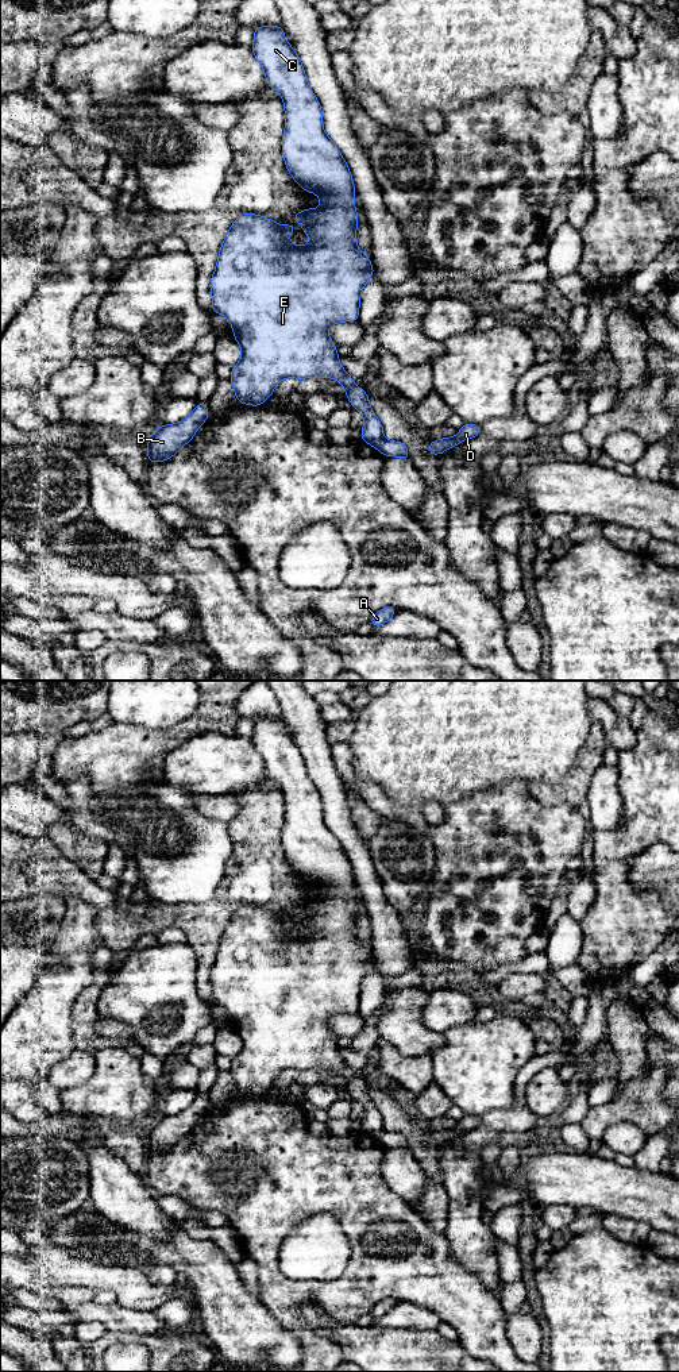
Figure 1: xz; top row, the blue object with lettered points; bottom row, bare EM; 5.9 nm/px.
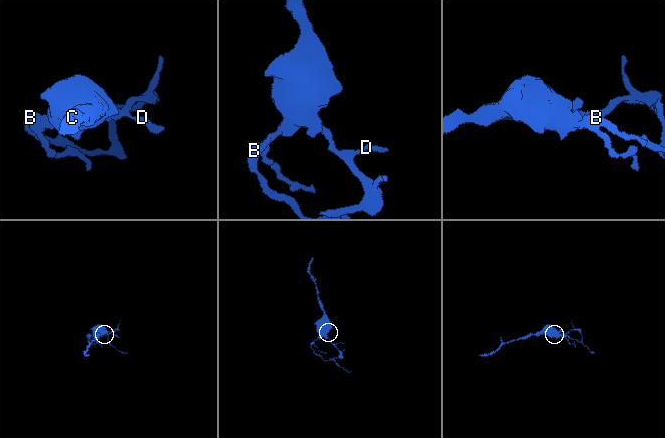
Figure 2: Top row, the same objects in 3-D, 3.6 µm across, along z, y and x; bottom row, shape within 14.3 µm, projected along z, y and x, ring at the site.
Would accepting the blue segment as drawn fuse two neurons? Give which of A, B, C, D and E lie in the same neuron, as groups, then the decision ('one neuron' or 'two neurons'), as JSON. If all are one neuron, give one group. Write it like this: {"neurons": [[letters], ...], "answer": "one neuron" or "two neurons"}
{"neurons": [["A", "B", "D"], ["C", "E"]], "answer": "two neurons"}

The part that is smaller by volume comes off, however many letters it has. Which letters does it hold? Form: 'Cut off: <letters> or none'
Cut off: A, B, D

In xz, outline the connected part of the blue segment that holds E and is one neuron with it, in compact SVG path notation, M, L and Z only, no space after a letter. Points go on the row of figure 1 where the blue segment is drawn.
M261 26L254 28L251 50L262 65L266 85L281 93L285 108L285 131L282 135L282 155L289 174L309 193L317 193L323 205L309 208L293 215L294 221L304 224L302 231L312 239L305 246L294 246L288 235L296 232L292 224L281 226L271 219L255 213L239 215L227 231L221 243L215 273L209 281L212 294L212 312L229 320L234 339L242 347L242 359L232 367L229 382L236 394L236 401L261 406L273 396L274 388L283 378L333 378L346 390L346 397L352 408L364 417L360 440L377 447L383 440L383 425L373 413L367 393L355 385L354 378L346 373L339 362L335 343L328 335L332 324L358 321L360 294L375 271L371 259L356 244L358 212L355 208L355 185L348 165L340 150L323 128L323 109L312 88L300 57L285 39L281 26Z

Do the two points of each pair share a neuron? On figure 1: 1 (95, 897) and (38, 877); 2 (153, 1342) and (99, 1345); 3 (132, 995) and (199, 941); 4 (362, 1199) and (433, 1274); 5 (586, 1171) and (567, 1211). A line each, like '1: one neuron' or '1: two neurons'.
1: one neuron
2: one neuron
3: two neurons
4: one neuron
5: two neurons

